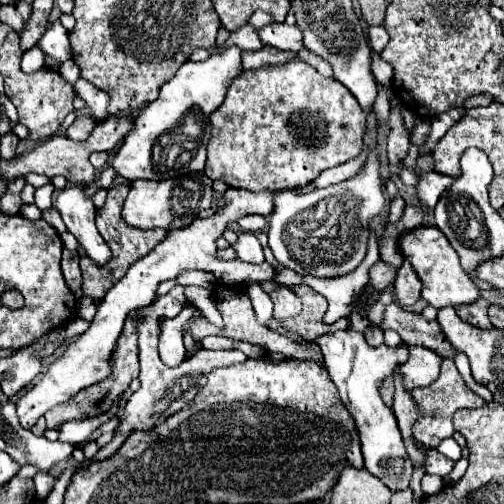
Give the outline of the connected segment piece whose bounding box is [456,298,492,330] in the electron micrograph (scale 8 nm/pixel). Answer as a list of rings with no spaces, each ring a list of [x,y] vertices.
[[[480,298],[480,302],[474,302],[472,306],[460,306],[456,308],[456,314],[460,316],[460,320],[476,326],[476,328],[482,328],[482,330],[492,330],[492,324],[488,320],[488,302],[484,298]]]

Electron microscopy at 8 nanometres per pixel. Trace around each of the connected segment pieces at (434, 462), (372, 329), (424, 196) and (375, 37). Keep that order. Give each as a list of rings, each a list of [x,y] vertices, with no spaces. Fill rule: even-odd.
[[[432,450],[432,454],[428,454],[428,462],[426,462],[426,472],[428,474],[436,474],[440,478],[448,476],[454,468],[454,462],[450,458],[446,458],[444,454],[440,454],[438,450]]]
[[[370,324],[370,326],[366,328],[364,336],[366,336],[366,342],[368,342],[370,346],[374,346],[374,348],[378,348],[378,346],[382,346],[382,344],[384,344],[384,336],[382,336],[382,330],[380,330],[378,326],[374,326],[374,324]]]
[[[422,172],[420,174],[420,182],[418,182],[418,198],[422,200],[422,204],[426,204],[428,208],[434,208],[436,202],[440,200],[442,192],[448,190],[448,186],[454,184],[452,176],[442,176],[436,172]]]
[[[376,26],[376,28],[370,28],[370,46],[374,52],[382,52],[388,44],[388,32],[382,28],[382,26]]]

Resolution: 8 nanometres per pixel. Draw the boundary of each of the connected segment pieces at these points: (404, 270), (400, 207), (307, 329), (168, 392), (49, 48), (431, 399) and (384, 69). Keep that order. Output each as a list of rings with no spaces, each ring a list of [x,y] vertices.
[[[404,262],[398,270],[398,276],[394,280],[394,288],[398,294],[398,300],[402,302],[402,306],[410,308],[412,304],[416,304],[416,300],[420,298],[420,290],[422,290],[422,282],[416,276],[416,270],[412,268],[410,262]]]
[[[396,196],[396,200],[392,200],[390,202],[390,214],[388,214],[388,222],[398,222],[400,218],[402,218],[402,214],[404,214],[404,208],[406,208],[406,204],[404,204],[404,200],[400,198],[400,196]]]
[[[298,284],[298,286],[290,286],[290,290],[302,300],[302,314],[292,318],[290,322],[284,322],[282,326],[294,334],[300,334],[306,342],[316,342],[318,336],[328,334],[328,332],[336,332],[336,330],[344,330],[350,326],[348,316],[340,318],[336,324],[324,324],[324,312],[328,308],[328,302],[324,300],[322,294],[314,292],[310,286]]]
[[[176,286],[172,288],[166,296],[160,296],[154,300],[154,304],[150,304],[148,308],[140,308],[144,322],[138,326],[138,346],[140,346],[140,382],[142,386],[138,388],[138,392],[134,392],[126,404],[126,412],[120,420],[120,426],[116,428],[116,432],[126,432],[130,434],[132,430],[150,430],[150,426],[160,424],[166,416],[182,410],[200,390],[200,386],[204,386],[208,370],[212,368],[222,368],[236,362],[246,360],[246,356],[240,350],[226,350],[226,352],[212,352],[212,350],[198,350],[192,358],[184,360],[177,367],[171,368],[164,366],[160,356],[158,356],[158,318],[166,316],[166,318],[174,318],[186,304],[184,298],[184,286]]]
[[[56,20],[56,22],[50,24],[50,28],[40,38],[38,48],[42,48],[50,58],[58,60],[60,64],[72,58],[72,54],[70,54],[70,42],[68,42],[68,30],[60,24],[60,20]]]
[[[450,358],[442,360],[442,368],[440,368],[440,376],[434,384],[430,386],[422,386],[422,388],[414,388],[412,390],[412,398],[416,398],[424,410],[424,420],[422,424],[416,424],[416,436],[420,438],[420,442],[424,442],[426,446],[436,448],[444,438],[450,438],[454,434],[454,424],[452,424],[452,416],[456,410],[460,408],[480,408],[484,406],[484,398],[480,398],[478,394],[474,394],[466,382],[462,380],[460,372],[456,370],[454,362]]]
[[[378,54],[372,56],[372,72],[376,76],[376,82],[382,84],[382,86],[390,86],[392,82],[392,76],[394,76],[394,70],[388,62],[384,62]]]

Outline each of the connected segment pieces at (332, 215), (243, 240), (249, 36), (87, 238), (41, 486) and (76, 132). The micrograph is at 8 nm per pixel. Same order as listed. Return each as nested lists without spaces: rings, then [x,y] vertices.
[[[372,146],[366,164],[354,178],[308,194],[296,194],[294,190],[276,194],[272,226],[268,228],[268,246],[280,264],[300,276],[312,274],[312,268],[324,268],[326,272],[334,268],[334,276],[350,274],[364,260],[370,222],[382,214],[384,206],[380,154],[378,146]]]
[[[250,232],[240,234],[240,236],[238,236],[238,242],[236,242],[232,248],[236,250],[238,258],[244,260],[244,262],[252,262],[252,264],[260,264],[260,262],[264,262],[262,246],[260,246],[258,238],[256,238],[254,234],[250,234]]]
[[[248,24],[234,30],[234,32],[230,32],[224,46],[232,46],[232,44],[236,44],[236,46],[240,46],[244,50],[260,50],[262,48],[262,42],[260,42],[256,30],[252,26],[248,26]]]
[[[78,184],[70,186],[70,190],[60,190],[56,198],[56,210],[60,212],[66,228],[76,236],[80,246],[86,250],[86,254],[96,264],[106,264],[112,254],[94,226],[96,208],[92,198],[86,194],[86,188]]]
[[[36,474],[34,476],[34,488],[36,488],[36,496],[38,498],[46,498],[48,492],[52,490],[52,484],[54,484],[54,478],[50,474]]]
[[[80,116],[74,120],[74,124],[66,130],[66,136],[72,140],[84,140],[90,136],[92,128],[96,126],[96,122],[90,120],[90,116]]]

